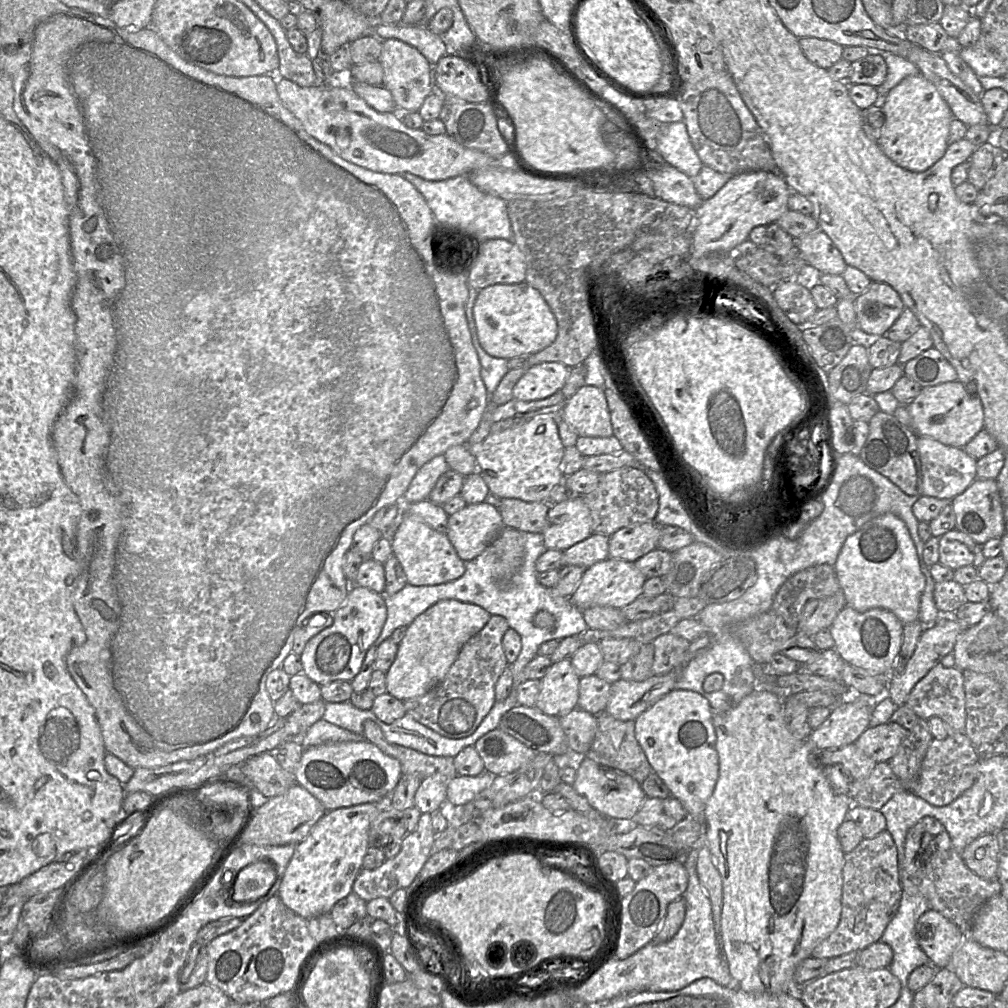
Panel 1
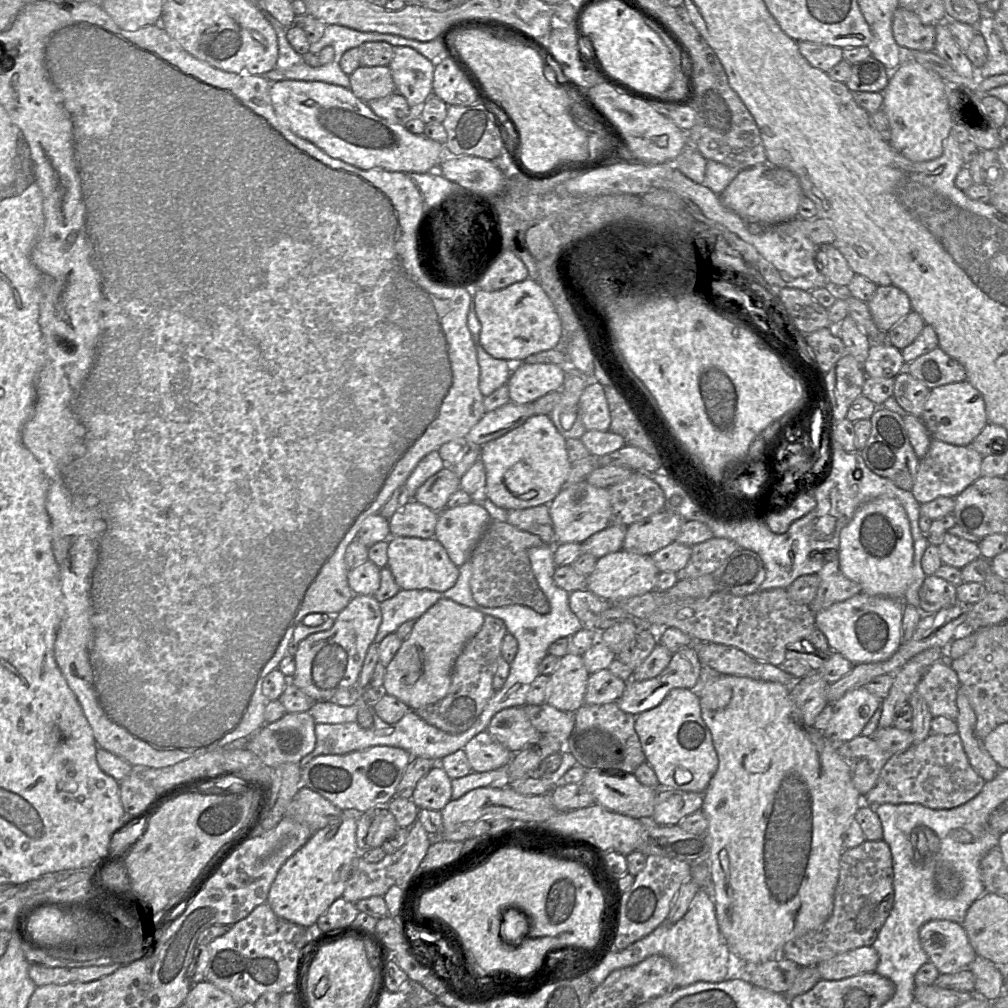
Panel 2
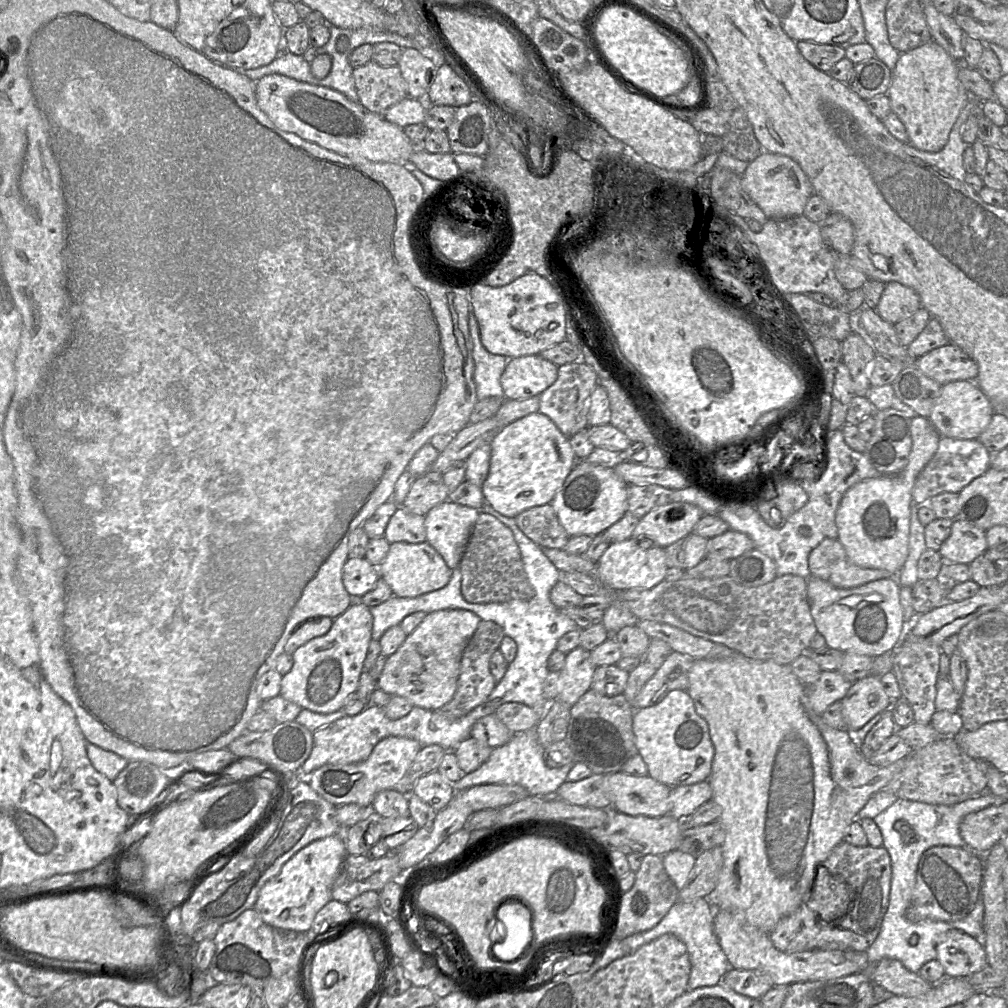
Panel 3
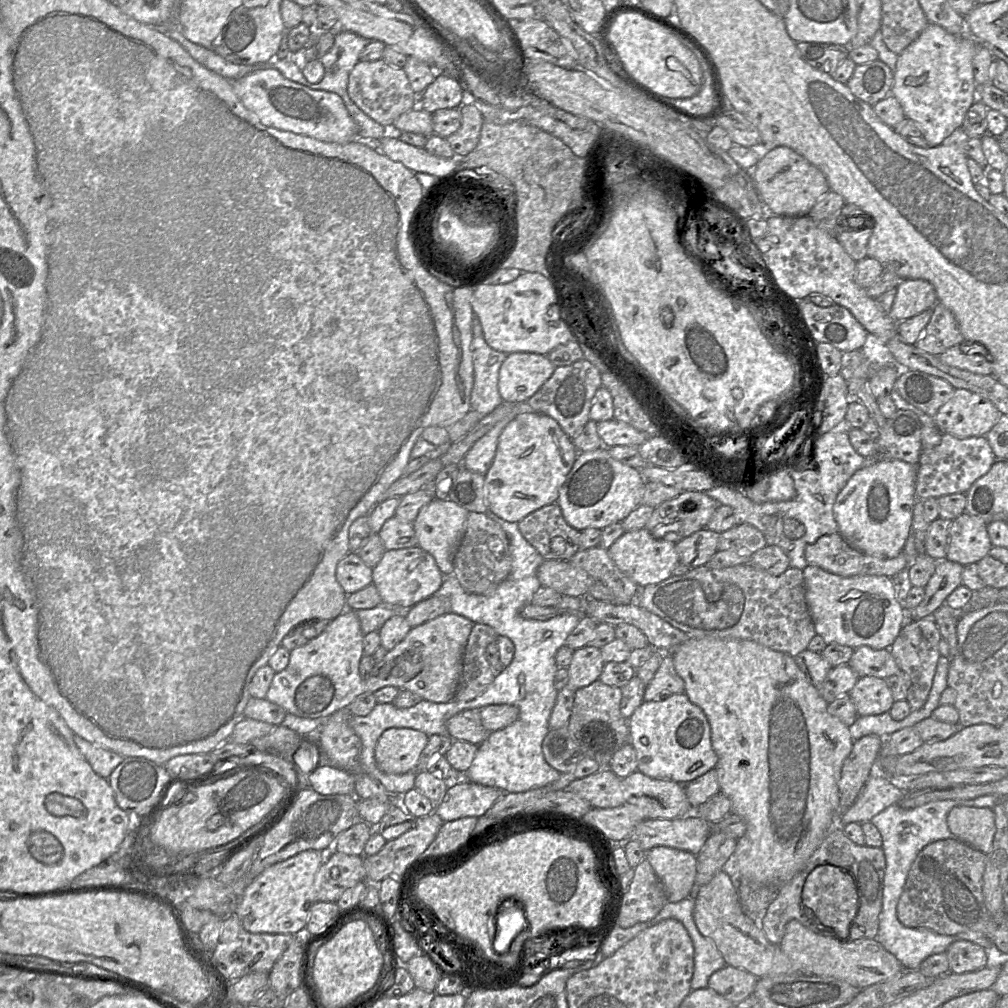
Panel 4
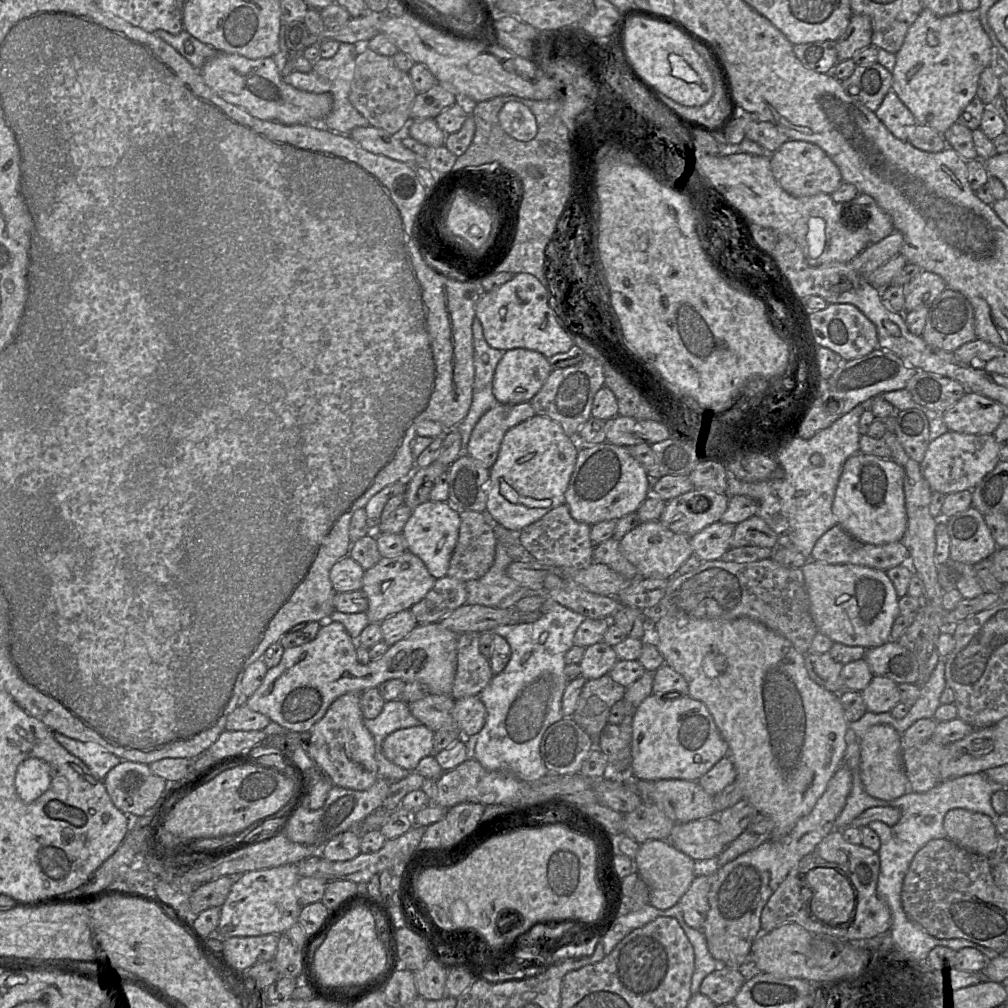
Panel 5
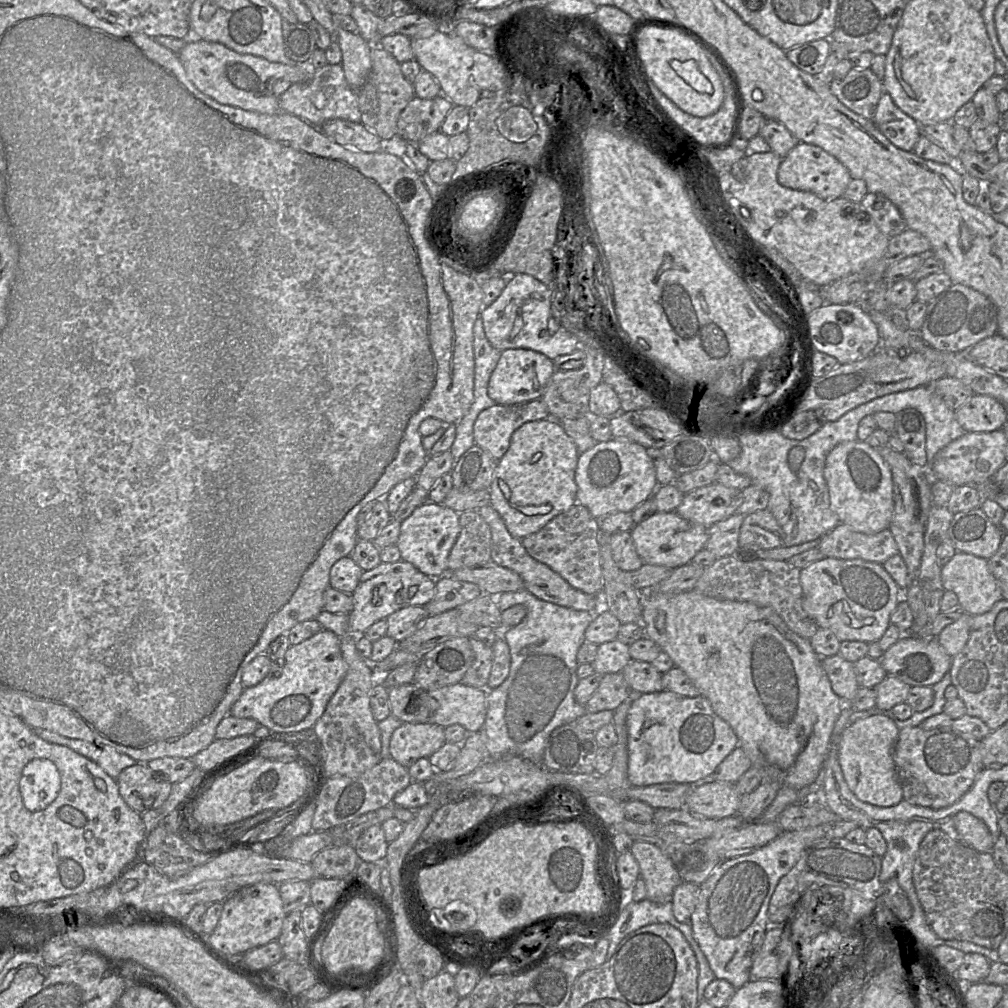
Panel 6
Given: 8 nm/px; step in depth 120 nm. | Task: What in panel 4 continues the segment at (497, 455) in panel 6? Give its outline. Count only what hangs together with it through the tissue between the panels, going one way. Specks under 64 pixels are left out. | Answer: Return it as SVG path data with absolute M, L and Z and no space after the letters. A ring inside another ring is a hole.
M503 418L484 436L477 440L464 456L460 466L485 475L496 455L500 434L514 418Z

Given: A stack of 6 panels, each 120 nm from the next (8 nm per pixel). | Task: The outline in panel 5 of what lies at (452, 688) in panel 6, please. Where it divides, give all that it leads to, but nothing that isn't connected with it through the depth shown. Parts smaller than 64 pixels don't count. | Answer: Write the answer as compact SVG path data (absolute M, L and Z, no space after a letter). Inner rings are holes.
M478 696L455 700L453 718L456 727L466 739L474 739L486 721L486 707Z

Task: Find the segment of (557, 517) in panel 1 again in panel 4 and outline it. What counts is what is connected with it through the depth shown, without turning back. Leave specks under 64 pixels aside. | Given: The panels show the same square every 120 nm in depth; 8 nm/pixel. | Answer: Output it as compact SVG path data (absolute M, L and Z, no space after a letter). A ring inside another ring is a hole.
M603 446L596 450L579 452L560 488L556 503L567 523L579 531L586 528L603 529L610 524L622 522L641 504L646 481L640 470L614 459L608 448Z

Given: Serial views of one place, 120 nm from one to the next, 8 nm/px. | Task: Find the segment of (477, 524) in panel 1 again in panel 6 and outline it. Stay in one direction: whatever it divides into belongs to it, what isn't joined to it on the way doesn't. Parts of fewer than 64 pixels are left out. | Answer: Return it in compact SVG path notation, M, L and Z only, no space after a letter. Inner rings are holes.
M425 501L400 523L400 534L396 545L400 550L401 560L411 563L433 579L449 573L448 557L460 533L459 513L442 503Z

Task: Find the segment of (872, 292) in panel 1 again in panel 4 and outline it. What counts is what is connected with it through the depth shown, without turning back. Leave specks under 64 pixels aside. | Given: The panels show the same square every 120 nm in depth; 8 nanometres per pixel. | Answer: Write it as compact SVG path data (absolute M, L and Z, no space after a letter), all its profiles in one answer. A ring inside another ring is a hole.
M902 280L896 289L893 305L887 313L895 322L907 320L932 309L938 302L933 285L926 280Z

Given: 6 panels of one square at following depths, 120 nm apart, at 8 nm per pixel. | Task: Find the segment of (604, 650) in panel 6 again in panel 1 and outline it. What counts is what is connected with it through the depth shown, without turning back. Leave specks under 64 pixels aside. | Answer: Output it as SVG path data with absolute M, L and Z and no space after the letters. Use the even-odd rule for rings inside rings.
M570 660L552 664L541 679L535 707L546 715L556 717L578 708L580 679Z

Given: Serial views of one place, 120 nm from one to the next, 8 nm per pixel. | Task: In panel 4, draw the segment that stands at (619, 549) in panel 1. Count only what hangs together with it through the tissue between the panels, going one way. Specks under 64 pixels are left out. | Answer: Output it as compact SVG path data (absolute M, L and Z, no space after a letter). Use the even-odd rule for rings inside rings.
M685 491L654 508L645 528L657 539L678 543L706 528L718 506L704 492Z

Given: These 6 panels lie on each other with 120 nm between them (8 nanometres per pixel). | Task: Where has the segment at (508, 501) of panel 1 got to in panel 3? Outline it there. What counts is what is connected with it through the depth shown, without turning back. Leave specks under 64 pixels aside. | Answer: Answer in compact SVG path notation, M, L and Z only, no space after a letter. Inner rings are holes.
M550 503L529 508L515 520L518 528L540 547L564 549L570 539Z

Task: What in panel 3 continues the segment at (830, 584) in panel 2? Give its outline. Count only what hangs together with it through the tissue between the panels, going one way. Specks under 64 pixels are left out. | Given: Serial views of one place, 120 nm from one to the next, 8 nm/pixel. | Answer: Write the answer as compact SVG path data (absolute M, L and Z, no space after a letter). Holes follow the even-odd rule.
M825 538L808 556L811 576L841 589L856 588L866 583L894 577L881 569L862 568L853 564L838 539Z

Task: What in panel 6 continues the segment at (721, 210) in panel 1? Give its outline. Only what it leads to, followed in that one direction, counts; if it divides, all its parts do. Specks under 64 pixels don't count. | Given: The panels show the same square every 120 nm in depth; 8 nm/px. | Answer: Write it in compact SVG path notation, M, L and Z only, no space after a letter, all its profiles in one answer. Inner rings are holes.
M798 142L789 153L782 158L777 172L780 185L816 194L824 200L842 197L852 177L847 168L833 155L819 146L806 142Z

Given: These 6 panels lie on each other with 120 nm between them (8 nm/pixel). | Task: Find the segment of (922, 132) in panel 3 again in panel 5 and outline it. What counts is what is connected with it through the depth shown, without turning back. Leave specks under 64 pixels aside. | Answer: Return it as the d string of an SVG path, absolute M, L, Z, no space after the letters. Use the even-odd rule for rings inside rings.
M923 8L917 19L909 27L903 44L895 53L891 90L910 110L917 124L931 127L943 134L956 123L961 111L975 98L981 72L992 66L993 45L981 26L976 12L959 12L938 16Z

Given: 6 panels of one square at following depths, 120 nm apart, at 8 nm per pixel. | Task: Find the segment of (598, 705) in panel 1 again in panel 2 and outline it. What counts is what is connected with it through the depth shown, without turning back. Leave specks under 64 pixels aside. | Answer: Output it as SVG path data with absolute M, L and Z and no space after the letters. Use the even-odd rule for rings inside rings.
M608 669L590 674L584 703L598 705L617 702L622 696L626 684L627 681L618 678Z

